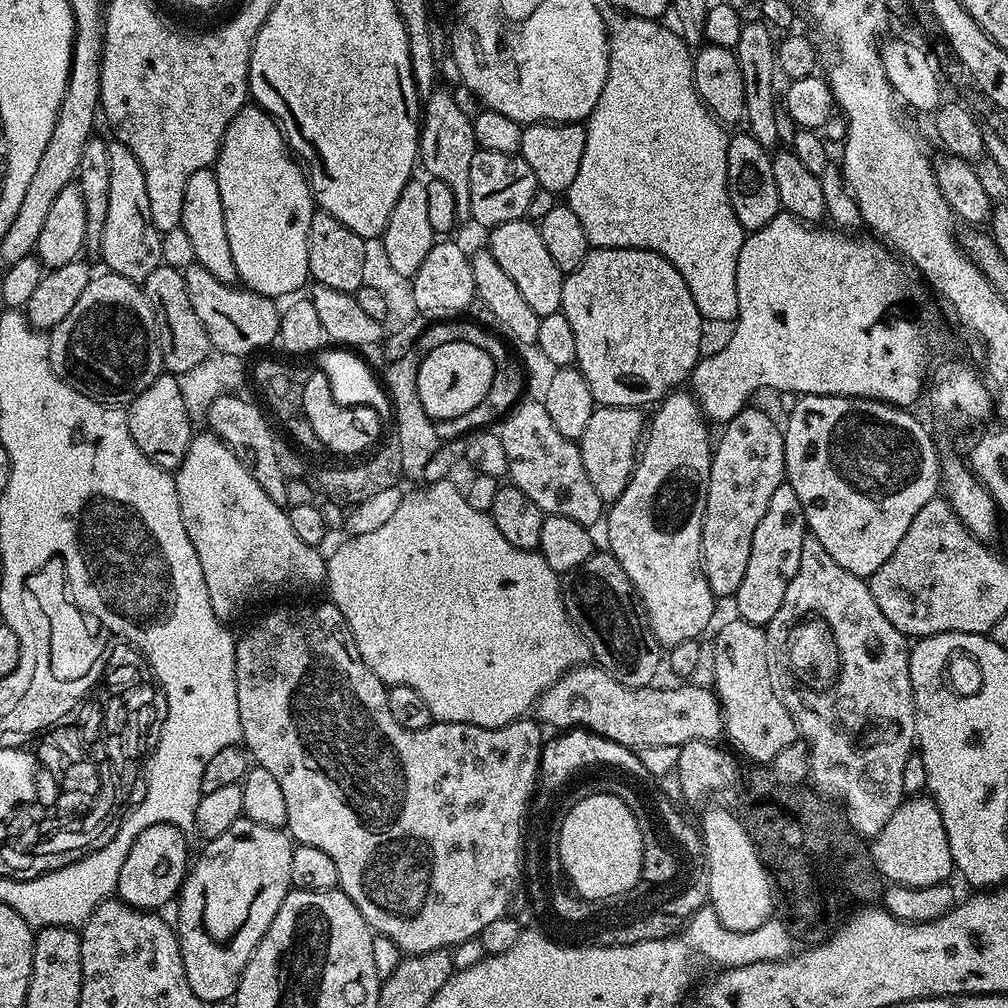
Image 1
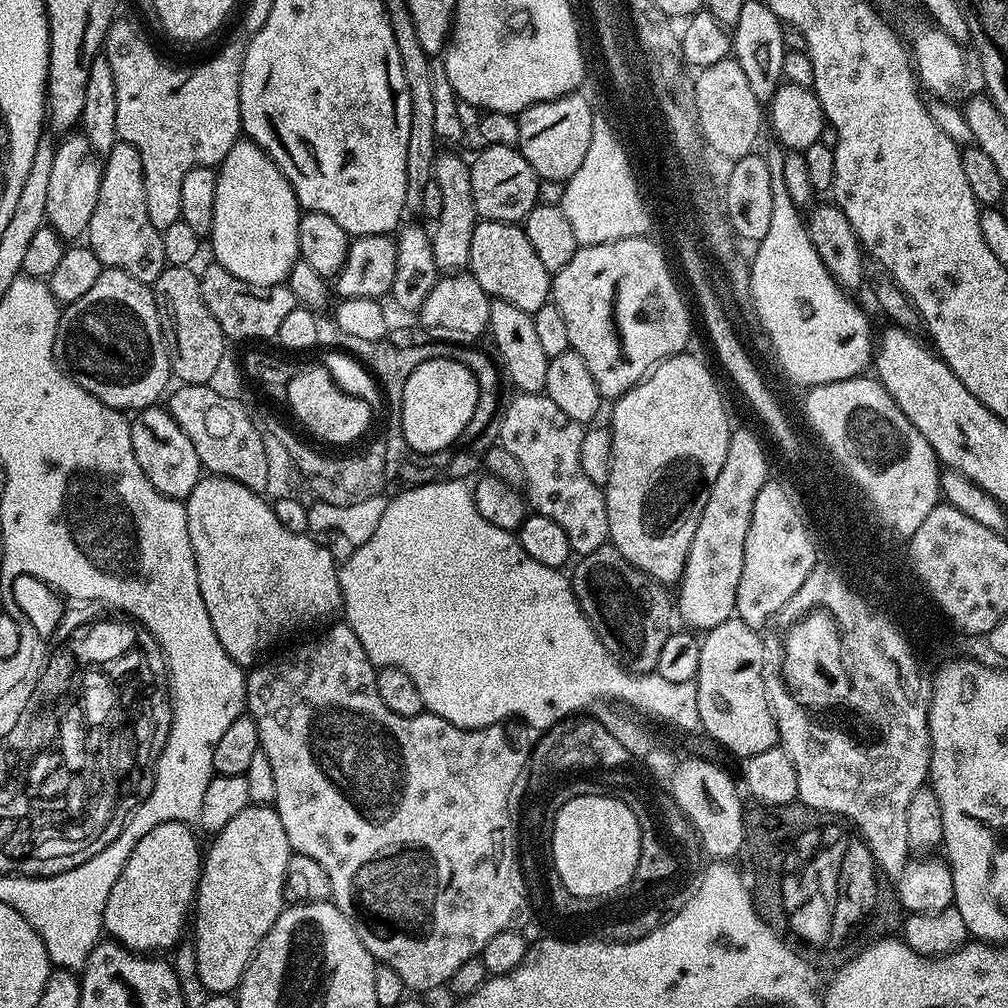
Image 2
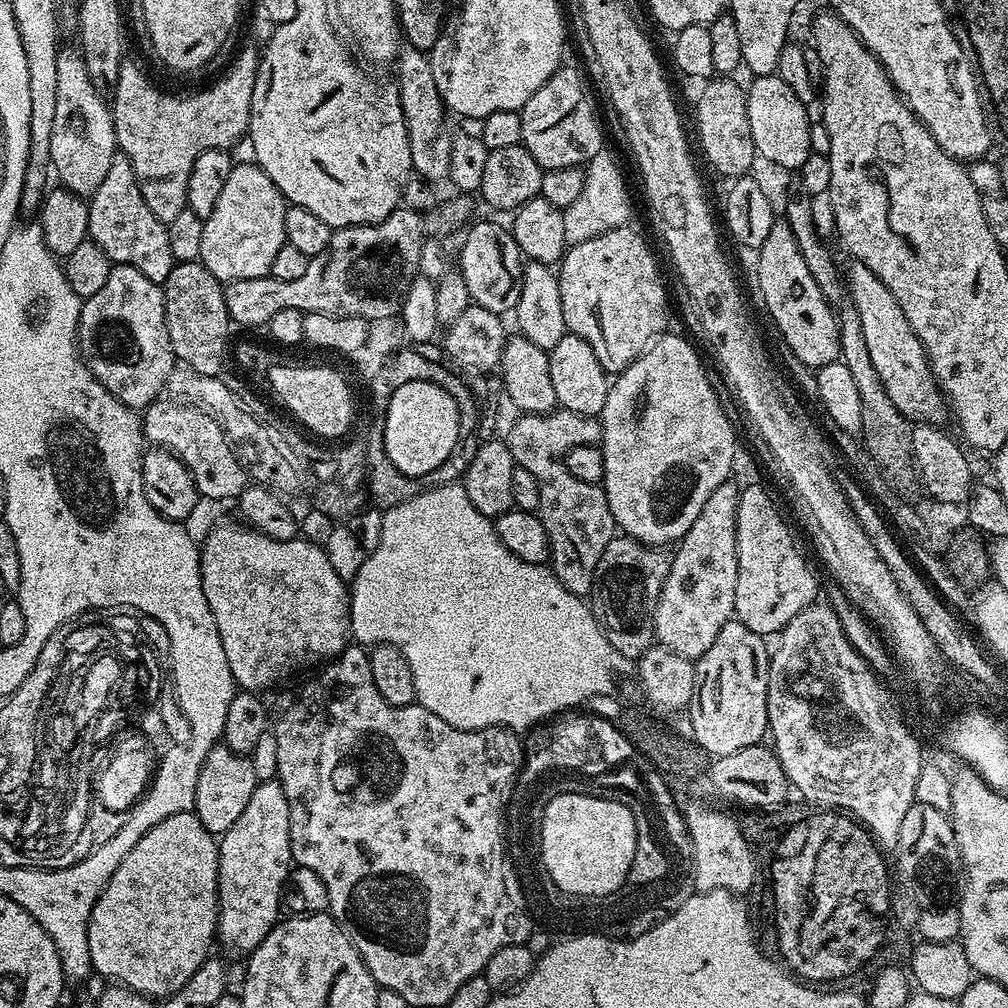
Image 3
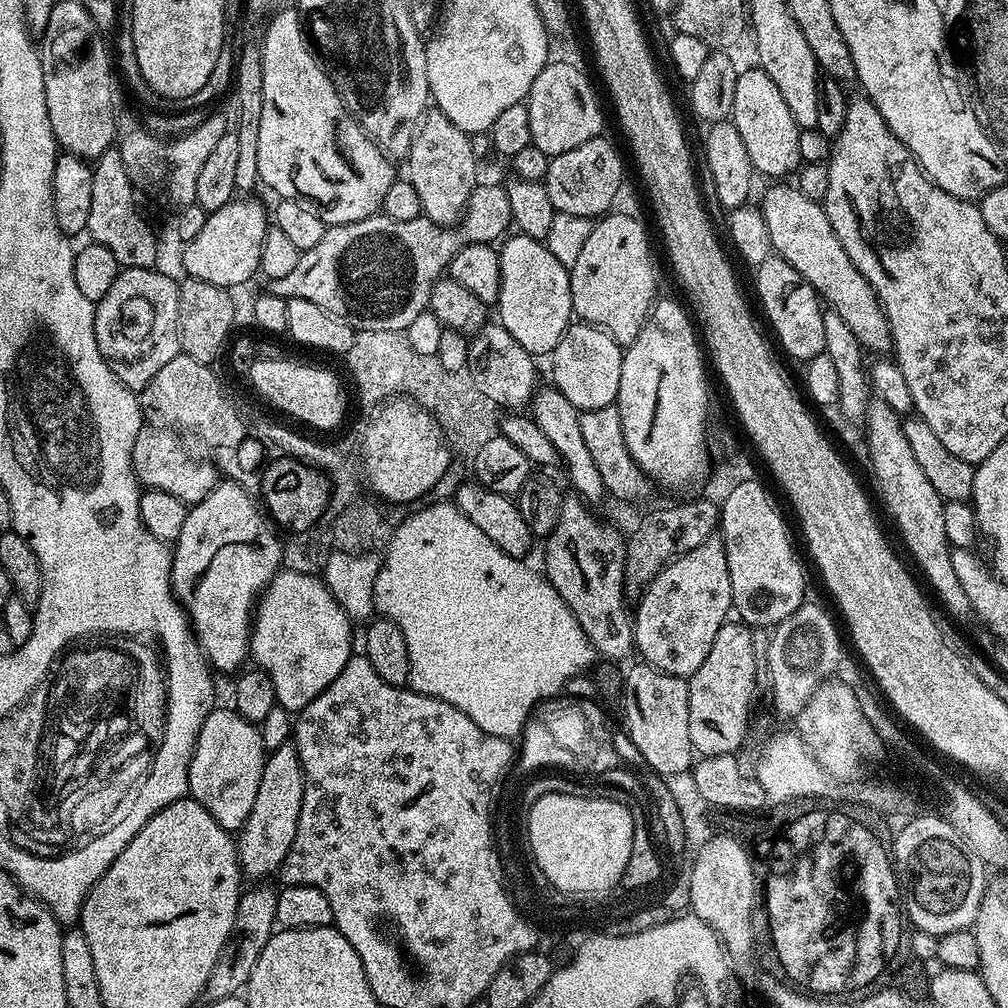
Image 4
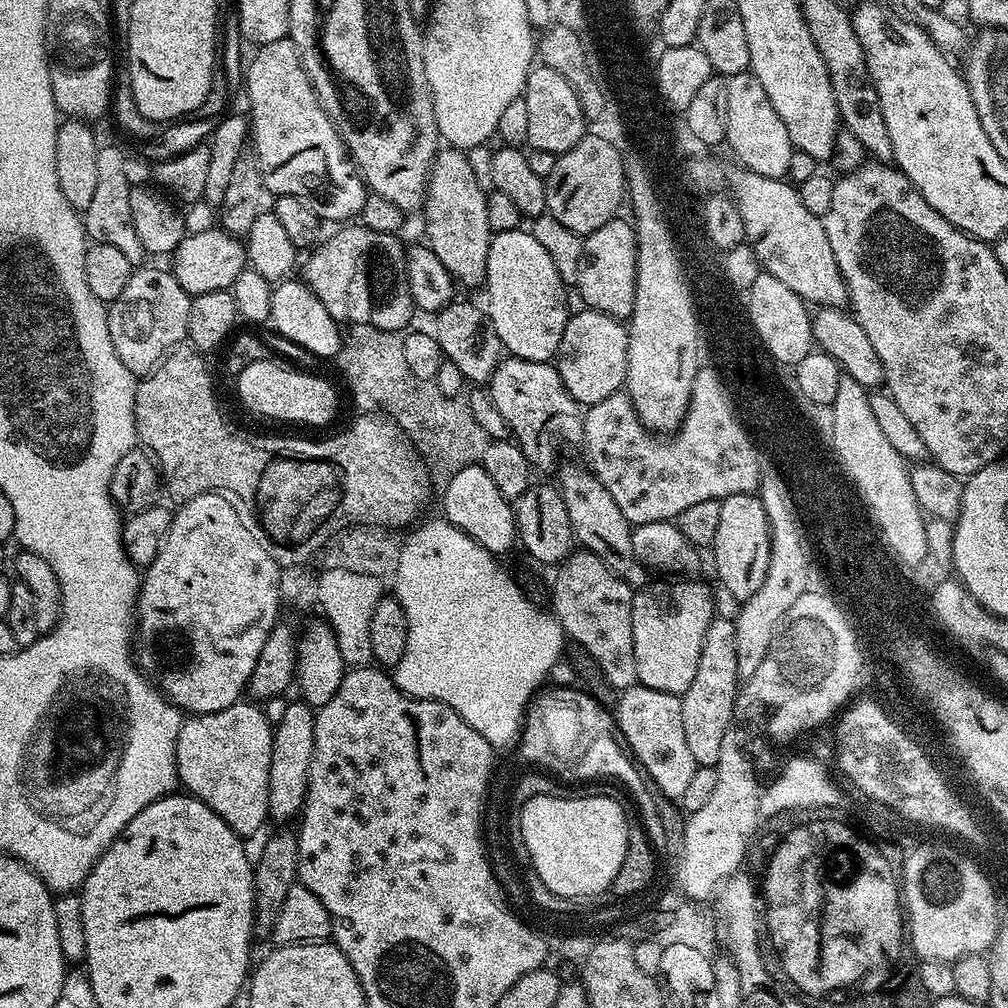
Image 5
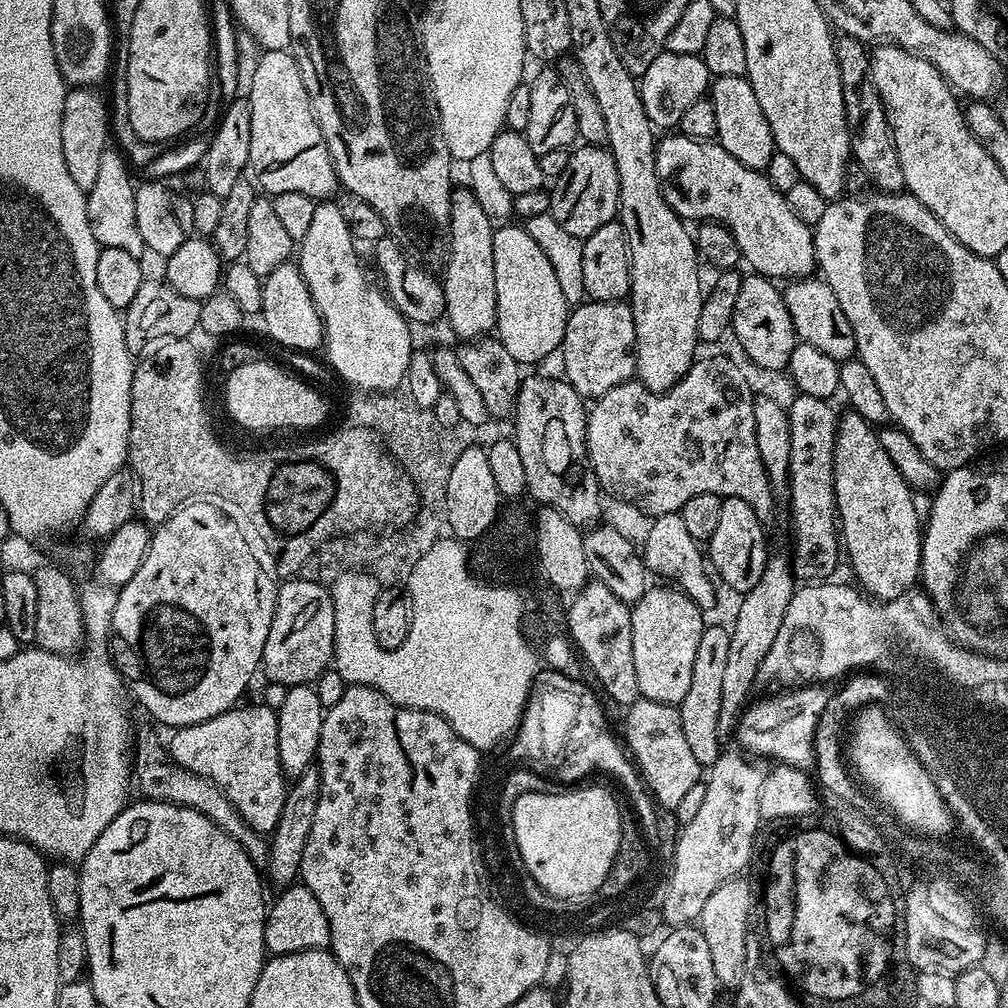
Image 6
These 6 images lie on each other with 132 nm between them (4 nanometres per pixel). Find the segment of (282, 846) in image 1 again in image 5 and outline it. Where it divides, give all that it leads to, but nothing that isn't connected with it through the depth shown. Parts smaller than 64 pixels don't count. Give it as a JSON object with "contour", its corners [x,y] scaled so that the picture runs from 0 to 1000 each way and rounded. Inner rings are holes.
{"contour":[[[290,696],[287,697],[280,716],[273,719],[266,773],[266,809],[270,813],[293,814],[299,809],[302,789],[306,786],[306,765],[311,744],[311,713],[311,703],[305,698]]]}

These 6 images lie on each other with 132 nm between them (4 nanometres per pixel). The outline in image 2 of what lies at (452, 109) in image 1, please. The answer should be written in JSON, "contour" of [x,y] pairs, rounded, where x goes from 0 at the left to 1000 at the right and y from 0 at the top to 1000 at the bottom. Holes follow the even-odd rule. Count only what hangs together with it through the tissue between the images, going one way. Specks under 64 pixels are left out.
{"contour":[[[438,150],[431,161],[429,177],[435,188],[438,188],[438,212],[435,212],[427,226],[431,260],[438,271],[451,272],[465,265],[466,242],[474,221],[470,188],[466,186],[465,160],[460,160],[452,151]]]}

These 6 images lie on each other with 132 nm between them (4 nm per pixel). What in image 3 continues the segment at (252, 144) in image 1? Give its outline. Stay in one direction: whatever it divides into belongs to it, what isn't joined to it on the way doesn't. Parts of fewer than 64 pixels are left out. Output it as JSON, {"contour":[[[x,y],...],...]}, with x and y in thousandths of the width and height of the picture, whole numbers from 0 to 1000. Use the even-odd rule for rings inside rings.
{"contour":[[[231,162],[228,177],[224,177],[216,200],[212,200],[212,208],[202,217],[198,261],[219,280],[267,273],[272,255],[284,240],[286,205],[276,185],[268,181],[257,163]]]}

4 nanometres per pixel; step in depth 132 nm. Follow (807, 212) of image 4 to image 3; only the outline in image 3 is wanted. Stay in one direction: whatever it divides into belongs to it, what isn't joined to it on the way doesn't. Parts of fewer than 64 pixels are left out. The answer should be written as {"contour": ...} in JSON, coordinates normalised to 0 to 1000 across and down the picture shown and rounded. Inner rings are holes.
{"contour":[[[848,260],[842,263],[839,274],[845,279],[840,279],[839,290],[843,295],[844,305],[851,308],[851,315],[855,317],[855,332],[859,335],[863,356],[871,367],[871,375],[875,375],[879,391],[883,391],[883,399],[887,399],[887,403],[897,412],[898,418],[932,422],[935,418],[933,416],[938,413],[937,391],[929,381],[925,362],[921,359],[921,352],[911,331],[907,331],[903,319],[899,319],[899,312],[895,312],[895,304],[891,304],[891,296],[887,296],[887,292],[879,288],[875,276],[871,276],[871,272],[863,269],[859,263]]]}

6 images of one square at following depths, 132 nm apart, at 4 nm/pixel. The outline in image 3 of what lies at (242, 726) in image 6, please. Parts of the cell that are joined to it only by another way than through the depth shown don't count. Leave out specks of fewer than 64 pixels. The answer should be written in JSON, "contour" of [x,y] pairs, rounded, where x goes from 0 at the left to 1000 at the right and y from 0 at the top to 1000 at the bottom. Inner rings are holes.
{"contour":[[[219,736],[211,740],[208,748],[202,749],[200,764],[194,771],[194,811],[206,825],[217,831],[224,823],[228,823],[228,819],[232,819],[232,815],[236,815],[236,812],[242,810],[244,796],[248,796],[248,788],[252,788],[256,777],[252,760],[247,751],[238,750]]]}

